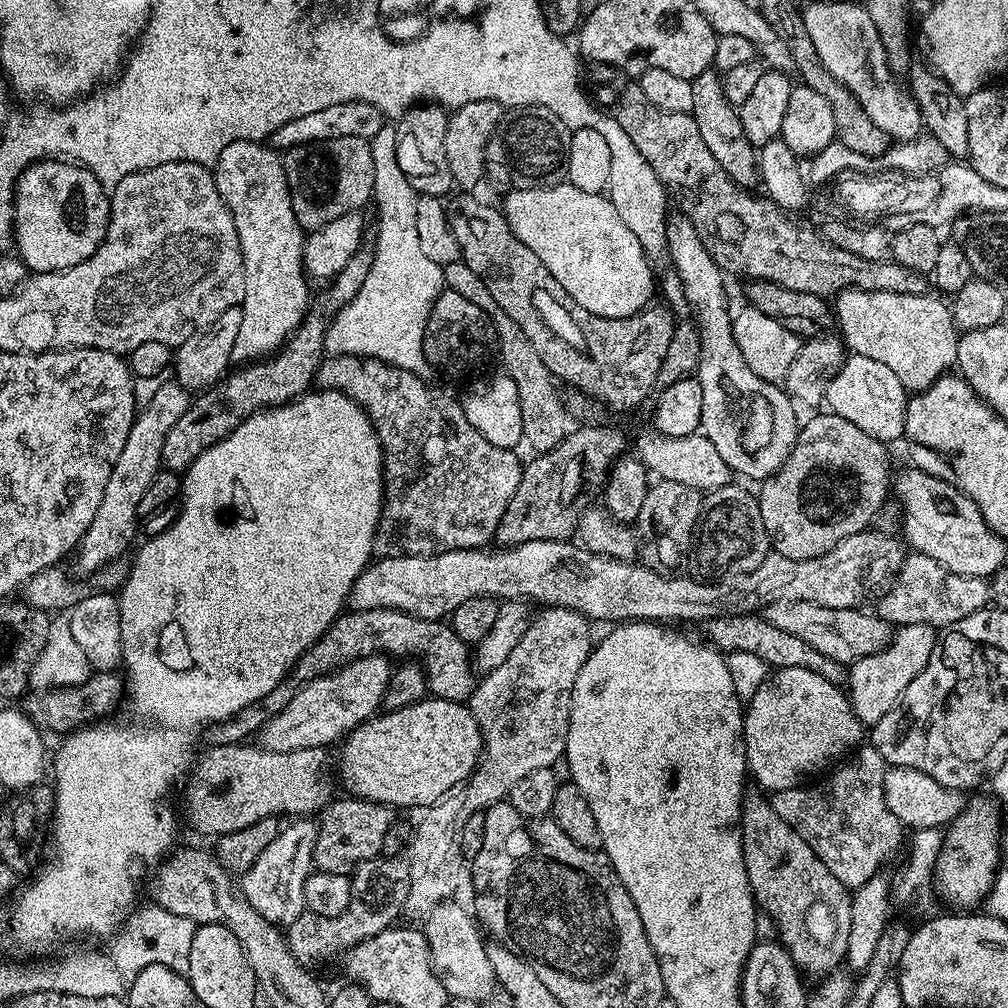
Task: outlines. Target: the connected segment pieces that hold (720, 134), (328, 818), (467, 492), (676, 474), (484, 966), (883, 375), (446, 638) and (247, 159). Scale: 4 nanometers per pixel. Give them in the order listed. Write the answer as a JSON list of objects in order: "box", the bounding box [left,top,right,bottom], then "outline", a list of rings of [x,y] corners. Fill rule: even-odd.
[{"box":[691,69,759,190],"outline":[[[708,69],[692,80],[693,105],[691,115],[695,118],[698,130],[701,131],[702,142],[710,149],[718,164],[722,166],[728,177],[735,184],[745,190],[755,189],[758,186],[759,166],[756,149],[745,136],[742,130],[740,115],[729,100],[725,97],[724,84],[721,75],[715,69]]]},{"box":[313,798,394,876],"outline":[[[359,798],[333,799],[331,804],[318,814],[317,842],[313,850],[313,865],[326,874],[348,876],[356,871],[364,860],[375,860],[381,855],[382,838],[394,821],[394,812],[389,805],[376,804]]]},{"box":[315,356,524,549],"outline":[[[333,356],[321,360],[320,368],[316,371],[315,383],[321,389],[341,392],[354,401],[363,412],[366,412],[372,420],[372,425],[376,431],[376,437],[380,447],[384,449],[384,508],[380,512],[380,527],[378,536],[381,541],[389,540],[392,544],[416,544],[419,540],[437,540],[441,549],[450,548],[479,548],[483,549],[487,540],[491,541],[498,530],[498,522],[502,522],[502,514],[506,514],[506,506],[510,506],[510,498],[514,498],[514,490],[518,490],[518,482],[524,473],[522,460],[511,448],[494,446],[491,442],[486,442],[470,422],[466,422],[466,414],[462,410],[459,399],[448,392],[443,392],[440,388],[431,388],[424,381],[423,375],[407,372],[401,368],[394,367],[381,360],[371,358],[361,359],[359,356]]]},{"box":[634,428,732,492],"outline":[[[649,428],[640,433],[634,444],[634,454],[657,479],[693,486],[701,492],[720,489],[731,483],[732,471],[722,462],[722,454],[715,449],[708,436],[695,432],[686,436],[666,436]]]},{"box":[423,900,498,1004],"outline":[[[456,900],[445,901],[434,911],[428,913],[423,933],[431,950],[431,966],[449,997],[477,1004],[482,998],[492,996],[498,985],[479,925],[475,922],[469,909],[467,912],[457,902]]]},{"box":[826,354,909,442],"outline":[[[852,354],[828,384],[826,404],[835,416],[854,422],[858,430],[866,430],[866,434],[879,440],[893,442],[903,437],[908,398],[909,393],[902,382],[898,382],[894,370],[882,366],[882,362],[874,362],[874,358]]]},{"box":[207,608,478,745],"outline":[[[393,608],[362,610],[361,612],[348,610],[305,650],[292,665],[292,669],[288,671],[284,680],[274,686],[264,698],[256,704],[246,706],[231,720],[221,720],[219,724],[211,725],[207,729],[207,743],[209,745],[238,744],[247,741],[259,733],[264,723],[274,718],[274,714],[278,714],[290,704],[290,698],[294,698],[294,694],[303,684],[308,684],[319,676],[325,676],[328,672],[334,672],[343,664],[348,664],[360,656],[377,654],[387,654],[392,658],[395,656],[412,657],[419,661],[428,674],[428,691],[438,700],[467,701],[478,683],[470,645],[462,638],[458,638],[456,632],[447,623],[408,616]]]},{"box":[214,142,310,362],"outline":[[[230,142],[218,154],[214,175],[218,194],[222,194],[222,202],[226,202],[238,230],[244,267],[242,323],[234,341],[232,359],[236,362],[263,360],[284,345],[310,307],[309,281],[304,271],[306,232],[296,221],[283,159],[267,143]]]}]

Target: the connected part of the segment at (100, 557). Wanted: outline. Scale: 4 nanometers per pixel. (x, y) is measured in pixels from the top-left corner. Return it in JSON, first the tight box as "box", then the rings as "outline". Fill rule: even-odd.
{"box":[75,383,190,573],"outline":[[[157,383],[153,387],[152,397],[137,411],[130,426],[130,434],[126,434],[126,446],[122,446],[122,454],[118,454],[118,462],[114,462],[110,470],[98,514],[94,514],[94,522],[90,522],[75,553],[76,564],[82,571],[99,573],[113,562],[119,561],[116,559],[128,547],[133,547],[132,539],[136,536],[135,520],[140,516],[142,494],[146,494],[146,486],[154,482],[156,473],[162,468],[162,442],[166,442],[166,434],[170,434],[174,422],[178,422],[178,418],[186,414],[189,403],[190,393],[181,384]]]}

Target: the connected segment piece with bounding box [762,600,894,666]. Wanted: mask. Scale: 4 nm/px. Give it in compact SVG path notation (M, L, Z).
M779 600L763 609L762 616L770 622L770 626L778 626L778 630L786 630L786 634L795 634L802 638L802 642L814 646L814 650L826 654L826 658L834 658L834 662L850 666L855 660L887 648L894 635L893 625L887 624L879 614L872 613L871 616L860 611L859 607L831 608L801 600Z

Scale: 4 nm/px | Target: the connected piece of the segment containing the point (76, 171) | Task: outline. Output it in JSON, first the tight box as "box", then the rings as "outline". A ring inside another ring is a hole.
{"box":[12,158,110,273],"outline":[[[45,158],[28,165],[28,169],[16,179],[12,214],[14,217],[14,252],[24,263],[29,273],[65,272],[67,268],[86,262],[94,250],[106,239],[110,206],[109,193],[88,168],[63,158]]]}

